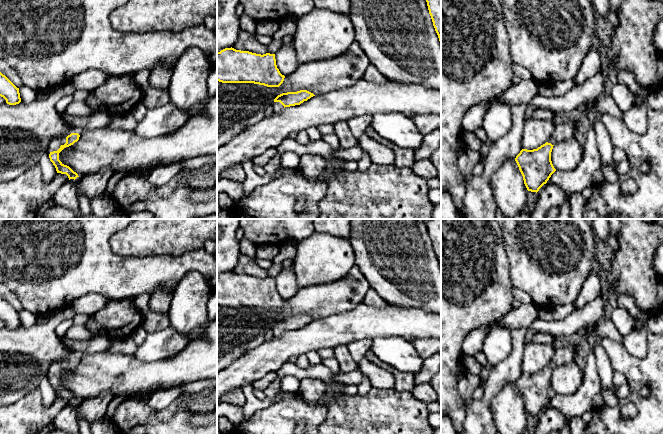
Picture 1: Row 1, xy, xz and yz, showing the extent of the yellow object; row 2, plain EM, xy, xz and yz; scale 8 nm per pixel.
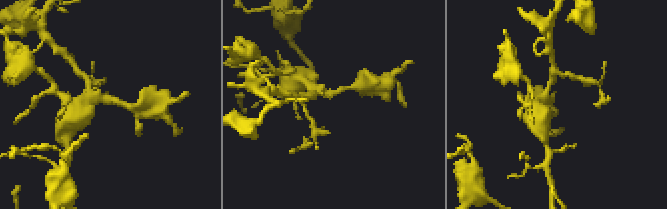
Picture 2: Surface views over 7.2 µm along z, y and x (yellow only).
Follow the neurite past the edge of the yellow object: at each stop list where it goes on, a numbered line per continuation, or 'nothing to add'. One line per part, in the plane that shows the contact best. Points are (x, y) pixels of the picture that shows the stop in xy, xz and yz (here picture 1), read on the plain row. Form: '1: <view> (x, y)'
1: xy (55, 368)

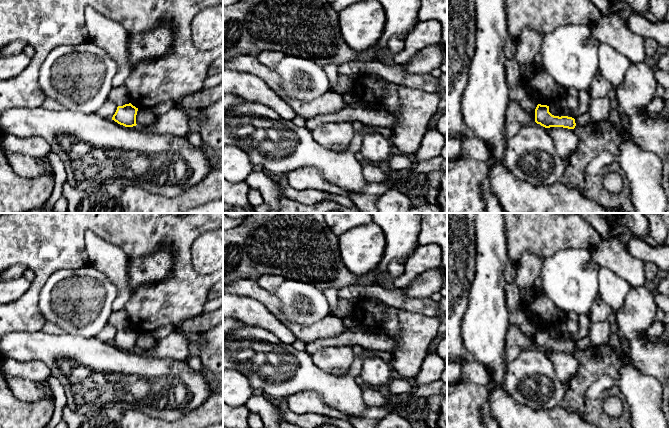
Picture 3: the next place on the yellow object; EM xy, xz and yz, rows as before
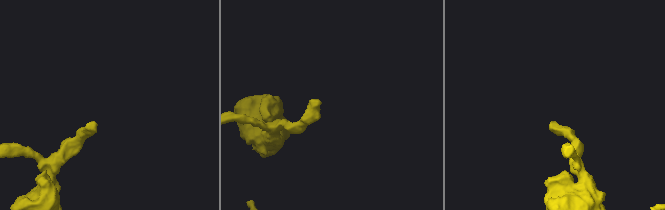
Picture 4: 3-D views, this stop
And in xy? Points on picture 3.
nothing to add

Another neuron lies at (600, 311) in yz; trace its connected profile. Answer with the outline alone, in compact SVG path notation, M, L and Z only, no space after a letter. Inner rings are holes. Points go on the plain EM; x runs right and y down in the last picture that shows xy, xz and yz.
M600 297L592 304L589 315L590 324L607 321L614 314L614 309L606 304Z

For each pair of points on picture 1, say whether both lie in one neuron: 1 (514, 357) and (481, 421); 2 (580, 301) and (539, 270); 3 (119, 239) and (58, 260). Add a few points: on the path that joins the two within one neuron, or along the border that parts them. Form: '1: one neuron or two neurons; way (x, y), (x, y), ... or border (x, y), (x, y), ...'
1: one neuron; way (502, 373), (490, 389), (483, 405)
2: two neurons; border (587, 277), (572, 303)
3: two neurons; border (122, 229), (110, 238), (110, 247), (128, 257)

